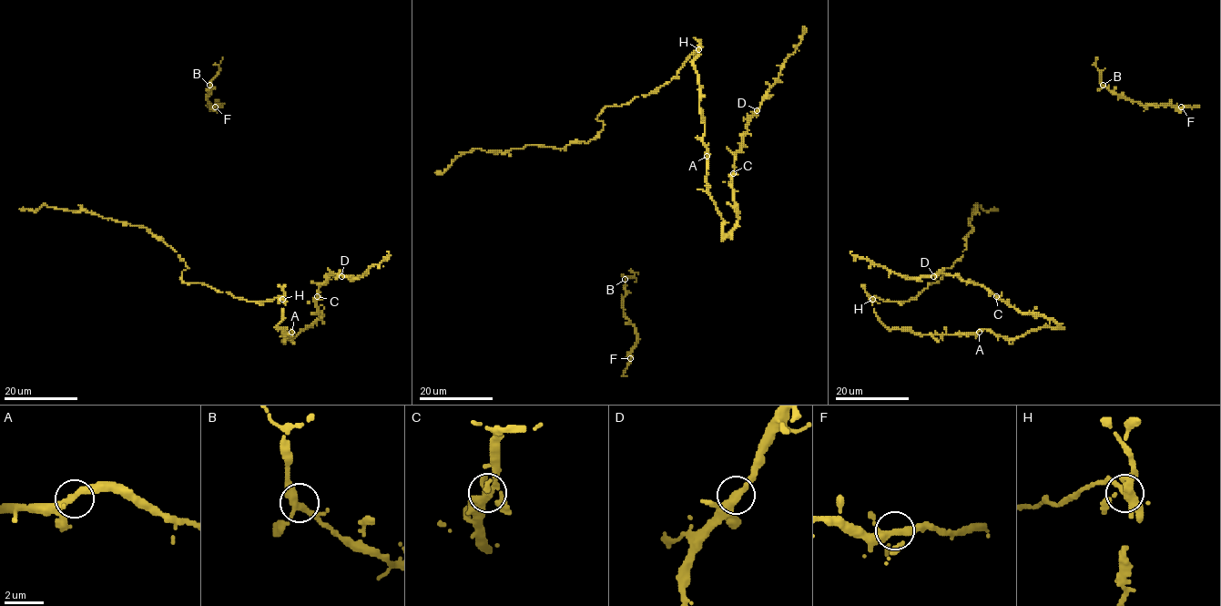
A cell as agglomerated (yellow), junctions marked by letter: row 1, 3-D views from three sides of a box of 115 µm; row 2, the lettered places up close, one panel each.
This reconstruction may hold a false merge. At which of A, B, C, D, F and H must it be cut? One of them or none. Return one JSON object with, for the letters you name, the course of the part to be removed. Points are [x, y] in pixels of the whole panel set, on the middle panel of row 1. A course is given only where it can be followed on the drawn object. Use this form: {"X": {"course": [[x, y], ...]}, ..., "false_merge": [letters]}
{"H": {"course": [[698, 49], [663, 86], [603, 109], [597, 118], [604, 128], [587, 142], [473, 148], [434, 172]]}, "false_merge": ["H"]}

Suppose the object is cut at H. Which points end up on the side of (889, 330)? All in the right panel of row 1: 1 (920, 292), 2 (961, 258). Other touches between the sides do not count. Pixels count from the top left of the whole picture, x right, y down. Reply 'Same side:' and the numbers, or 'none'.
Same side: none

